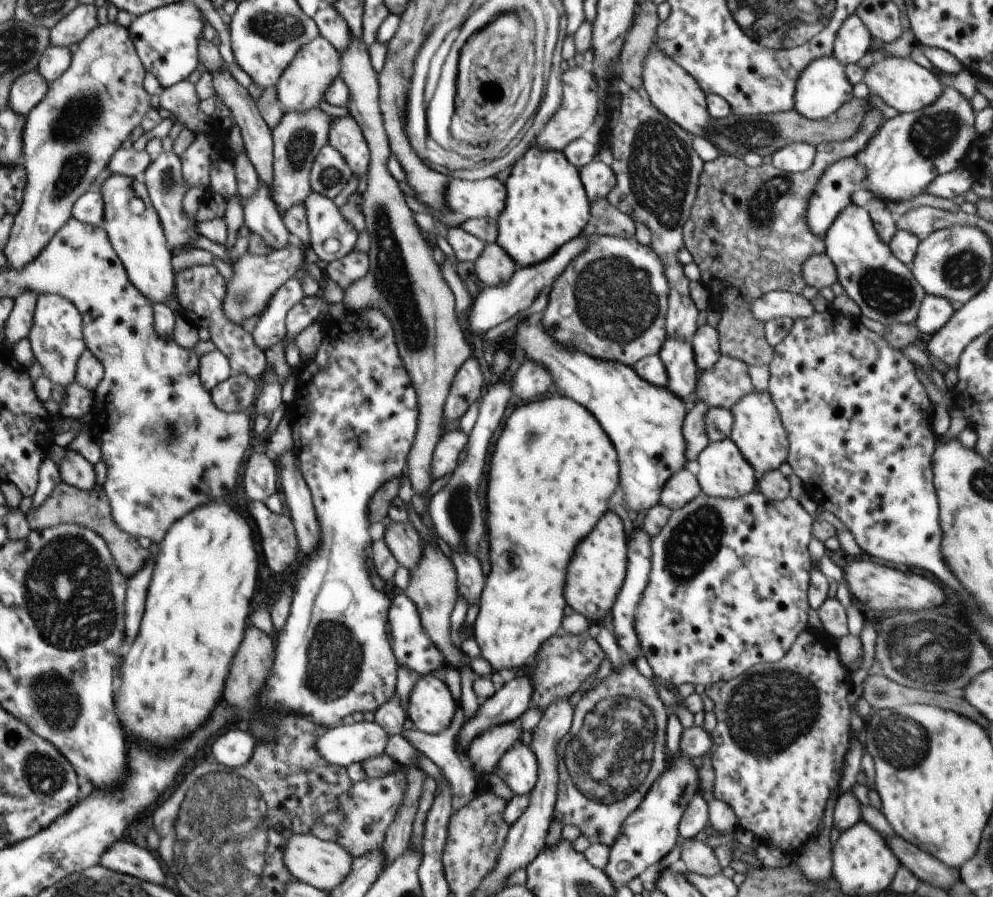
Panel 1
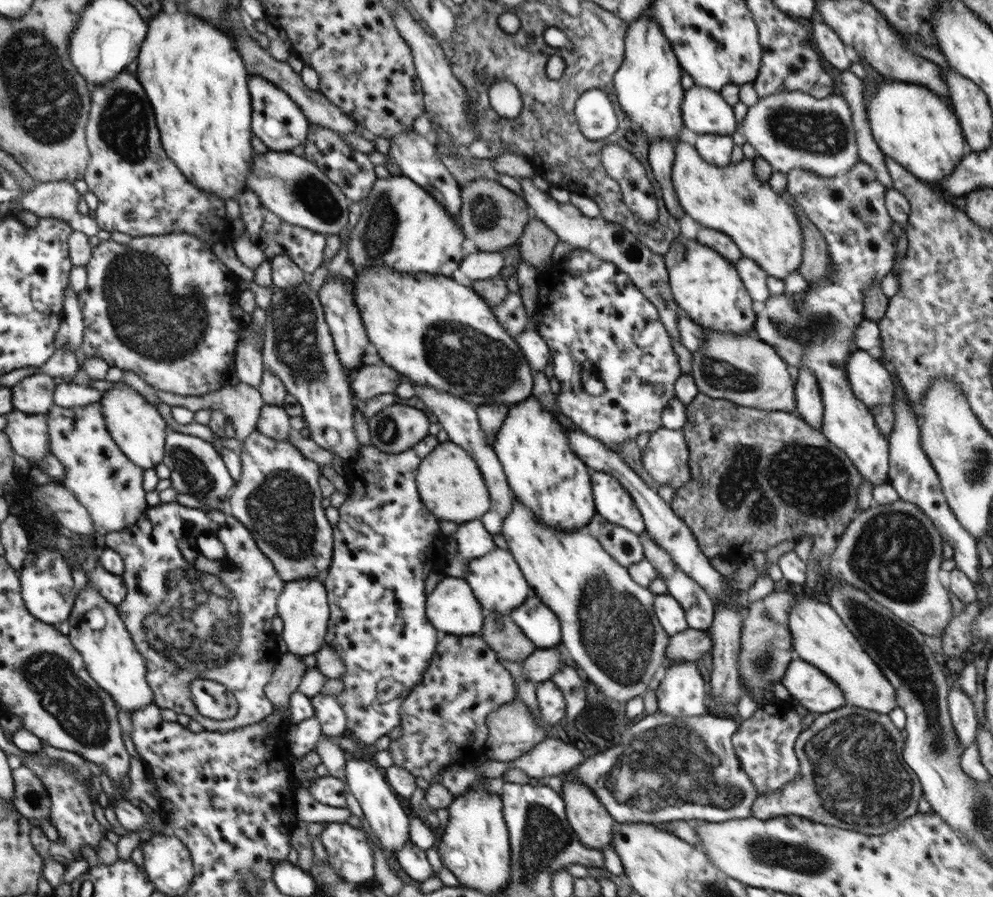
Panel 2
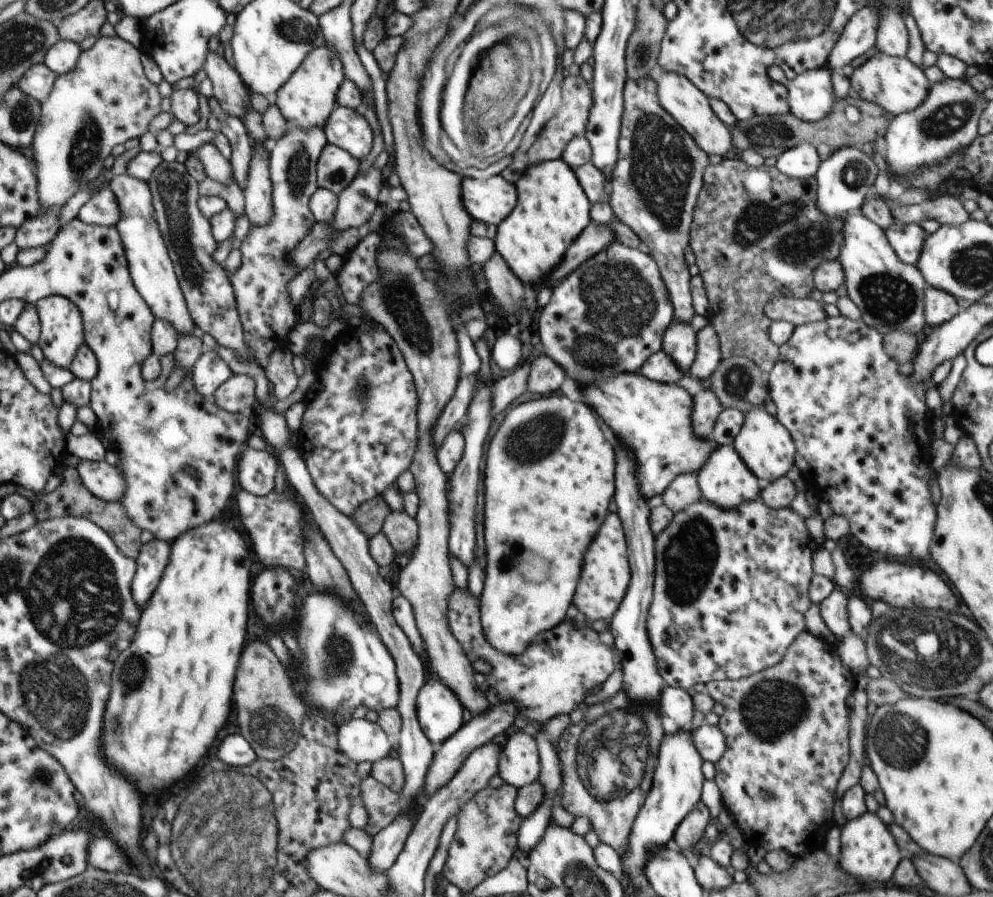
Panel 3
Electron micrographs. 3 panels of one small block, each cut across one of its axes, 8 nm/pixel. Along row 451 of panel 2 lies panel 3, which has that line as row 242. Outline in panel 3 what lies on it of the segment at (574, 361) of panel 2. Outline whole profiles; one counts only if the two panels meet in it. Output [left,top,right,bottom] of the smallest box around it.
[539,241,673,387]

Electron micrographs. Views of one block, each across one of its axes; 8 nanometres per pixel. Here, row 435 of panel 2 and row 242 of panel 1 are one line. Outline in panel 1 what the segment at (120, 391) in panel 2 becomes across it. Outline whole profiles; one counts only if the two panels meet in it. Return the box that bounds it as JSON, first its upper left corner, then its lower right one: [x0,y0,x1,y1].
[98,174,175,304]

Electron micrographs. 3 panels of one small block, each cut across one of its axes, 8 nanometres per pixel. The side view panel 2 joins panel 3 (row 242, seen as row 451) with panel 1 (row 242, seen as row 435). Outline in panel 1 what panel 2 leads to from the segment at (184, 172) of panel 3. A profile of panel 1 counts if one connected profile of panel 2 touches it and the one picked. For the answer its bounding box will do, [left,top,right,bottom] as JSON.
[141,151,199,253]

